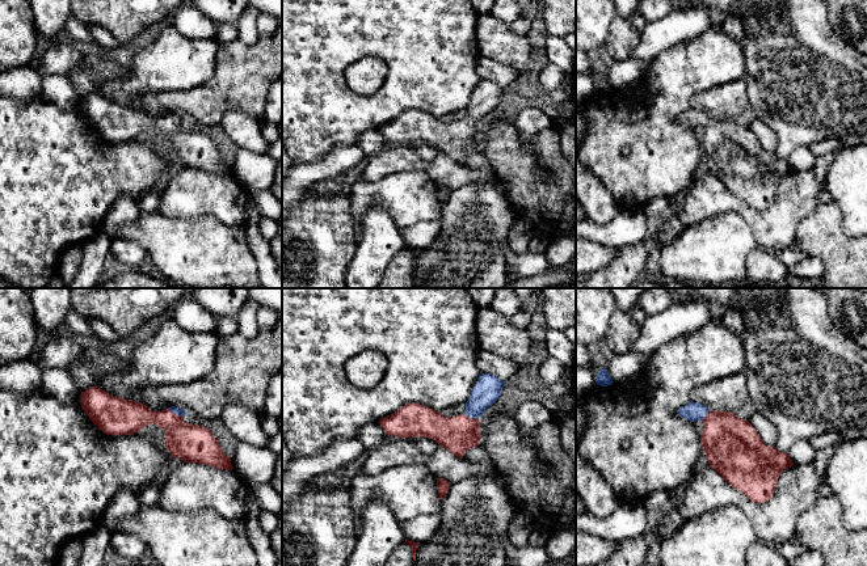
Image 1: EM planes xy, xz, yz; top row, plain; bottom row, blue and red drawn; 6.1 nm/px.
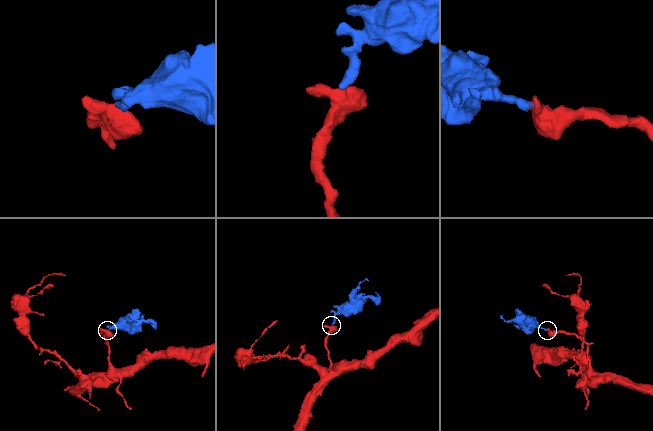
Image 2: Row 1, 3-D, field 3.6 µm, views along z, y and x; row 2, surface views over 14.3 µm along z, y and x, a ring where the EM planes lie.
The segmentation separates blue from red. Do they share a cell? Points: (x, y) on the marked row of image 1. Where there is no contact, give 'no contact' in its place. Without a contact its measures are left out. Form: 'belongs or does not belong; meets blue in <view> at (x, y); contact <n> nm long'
belongs; meets blue in xy at (175, 413); contact 120 nm long

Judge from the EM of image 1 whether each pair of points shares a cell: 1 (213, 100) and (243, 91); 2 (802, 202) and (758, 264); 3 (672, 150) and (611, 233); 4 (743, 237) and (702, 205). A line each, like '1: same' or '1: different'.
1: same
2: different
3: different
4: different

